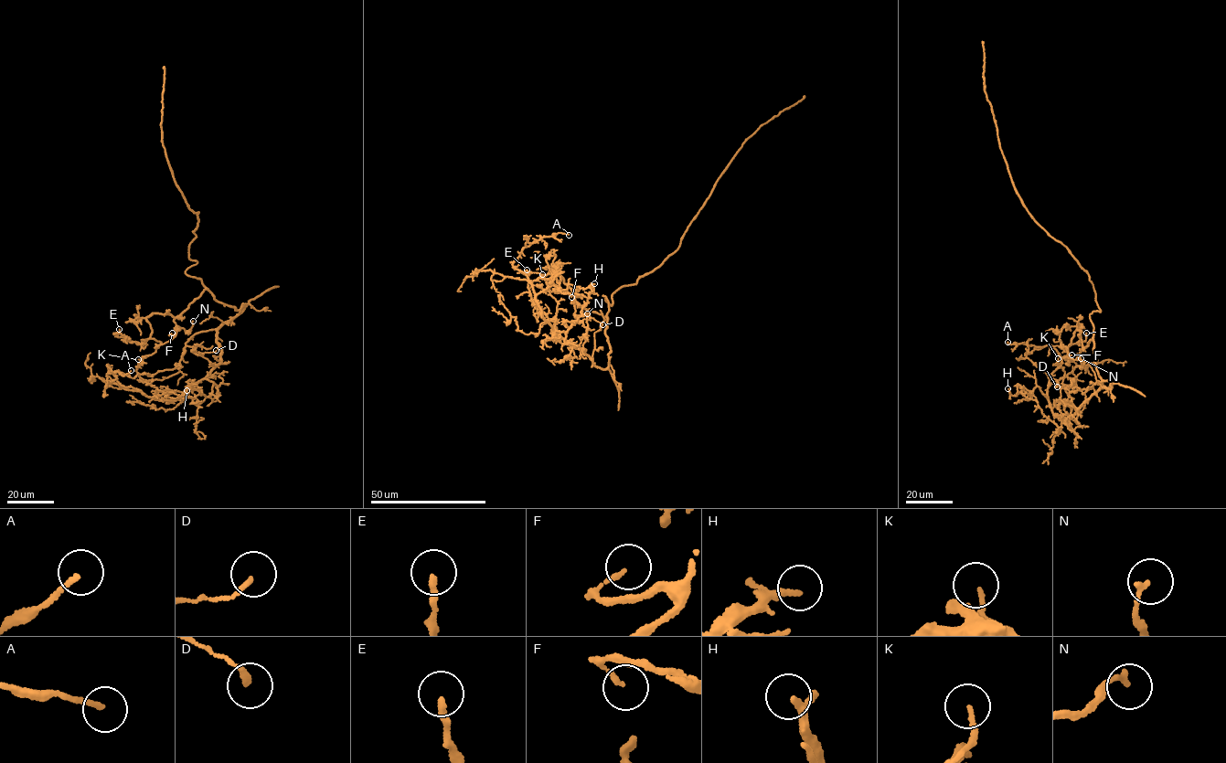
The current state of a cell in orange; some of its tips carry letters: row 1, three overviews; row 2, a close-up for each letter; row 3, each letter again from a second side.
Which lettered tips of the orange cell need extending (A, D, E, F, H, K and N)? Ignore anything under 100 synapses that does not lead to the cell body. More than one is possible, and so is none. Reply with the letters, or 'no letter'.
no letter

